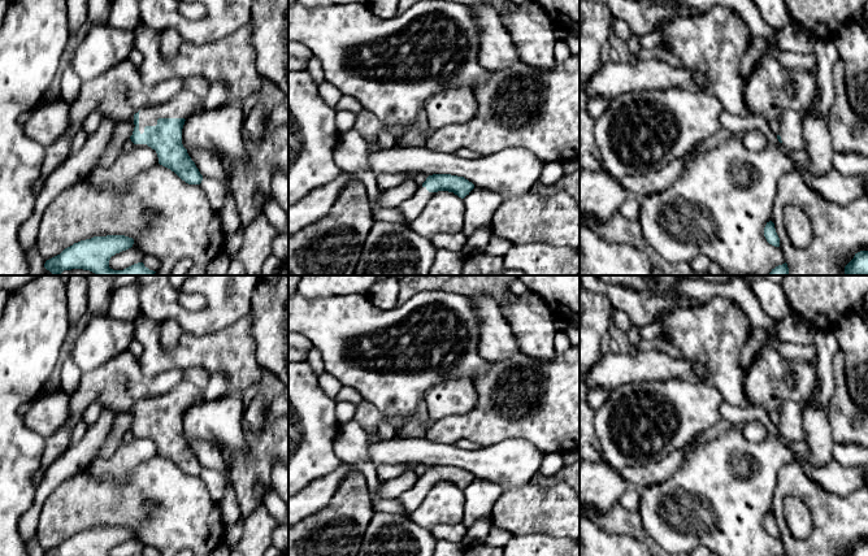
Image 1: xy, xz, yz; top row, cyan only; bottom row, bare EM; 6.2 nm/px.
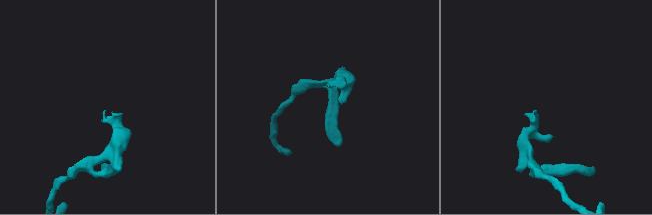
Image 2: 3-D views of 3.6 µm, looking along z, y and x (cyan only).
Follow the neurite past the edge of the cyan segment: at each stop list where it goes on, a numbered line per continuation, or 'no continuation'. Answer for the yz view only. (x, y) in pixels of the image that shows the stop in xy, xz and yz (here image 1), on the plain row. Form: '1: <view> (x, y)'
1: yz (790, 412)

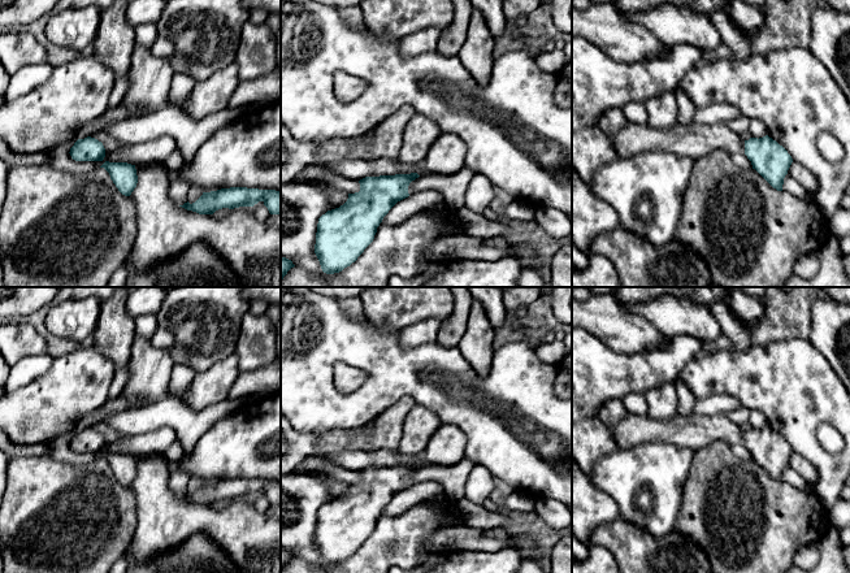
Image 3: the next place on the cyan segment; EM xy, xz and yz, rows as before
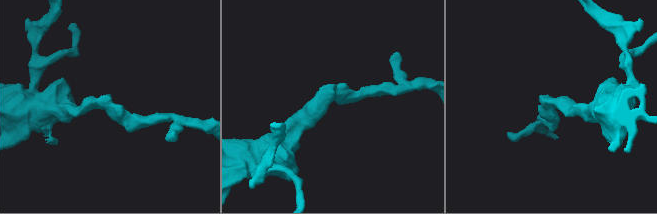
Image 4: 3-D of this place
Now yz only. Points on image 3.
1: yz (694, 432)

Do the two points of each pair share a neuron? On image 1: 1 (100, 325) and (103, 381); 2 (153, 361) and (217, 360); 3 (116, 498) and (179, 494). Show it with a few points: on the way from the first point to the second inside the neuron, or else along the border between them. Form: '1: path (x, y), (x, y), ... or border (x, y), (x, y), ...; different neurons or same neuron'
1: border (126, 350), (99, 366), (82, 373); different neurons
2: path (169, 360), (202, 359); same neuron
3: path (131, 498), (164, 496); same neuron

